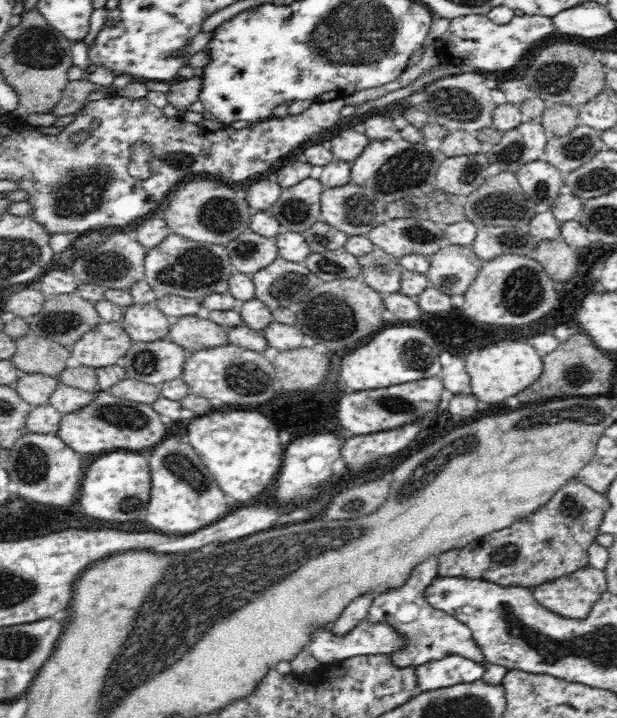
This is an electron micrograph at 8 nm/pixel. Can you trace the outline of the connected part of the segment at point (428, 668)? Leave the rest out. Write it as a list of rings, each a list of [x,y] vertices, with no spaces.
[[[450,655],[416,667],[416,692],[470,683],[484,676],[486,665],[464,656]]]

